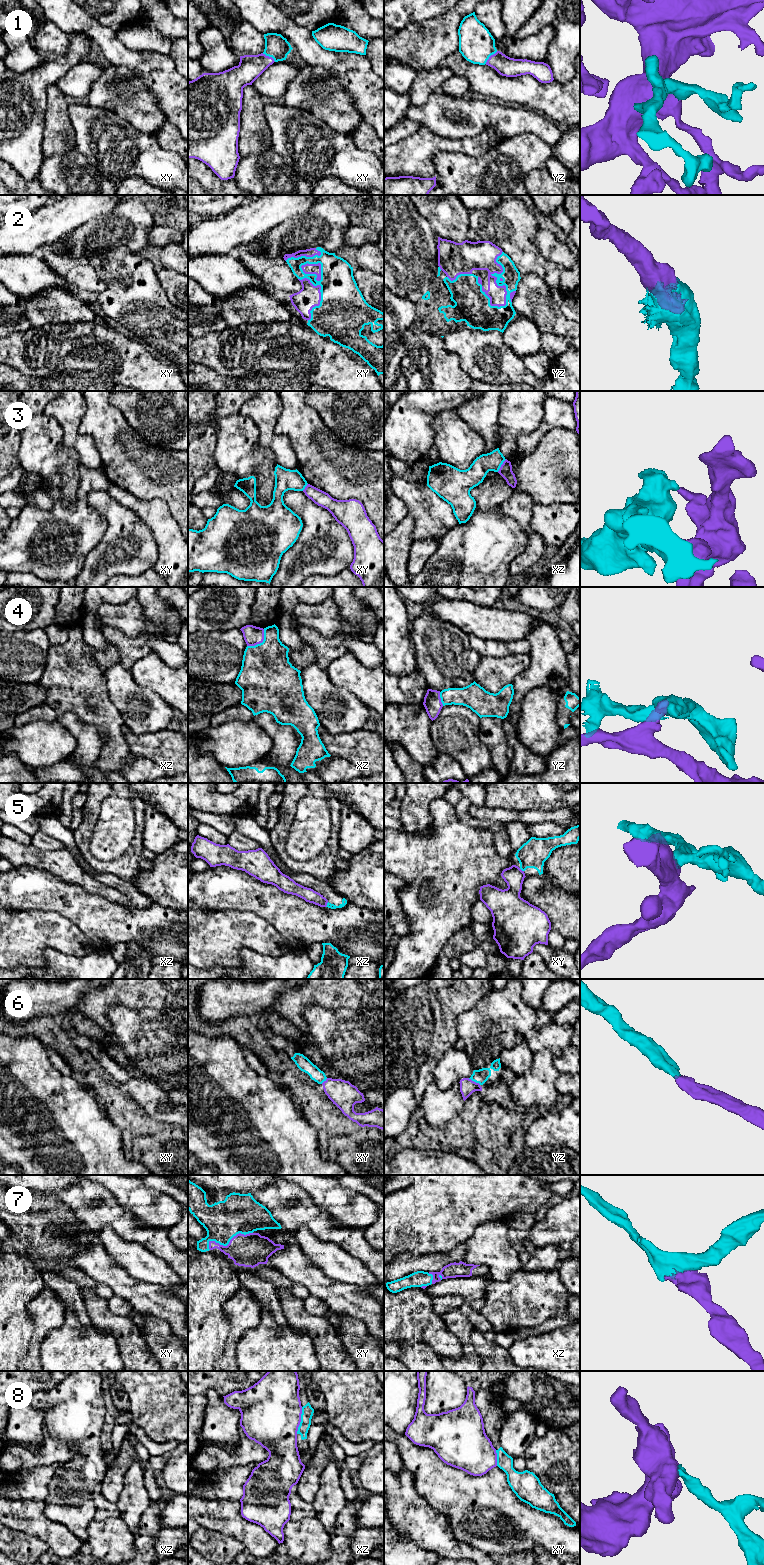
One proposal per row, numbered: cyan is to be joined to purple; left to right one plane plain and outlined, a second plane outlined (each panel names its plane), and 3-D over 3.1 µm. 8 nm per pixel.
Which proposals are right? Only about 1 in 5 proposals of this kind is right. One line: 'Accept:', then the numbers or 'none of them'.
Accept: 1, 2, 6, 7

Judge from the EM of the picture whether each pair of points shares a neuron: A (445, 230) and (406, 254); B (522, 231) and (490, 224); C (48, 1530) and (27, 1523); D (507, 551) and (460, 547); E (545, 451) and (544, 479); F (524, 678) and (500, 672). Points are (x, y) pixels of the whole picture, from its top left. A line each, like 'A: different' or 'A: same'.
A: different
B: same
C: same
D: same
E: same
F: different

